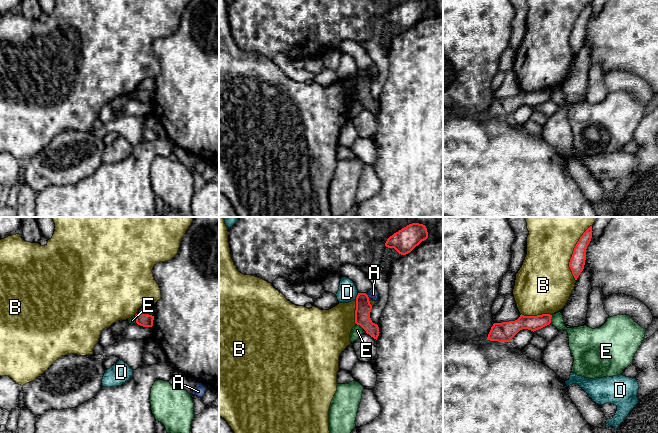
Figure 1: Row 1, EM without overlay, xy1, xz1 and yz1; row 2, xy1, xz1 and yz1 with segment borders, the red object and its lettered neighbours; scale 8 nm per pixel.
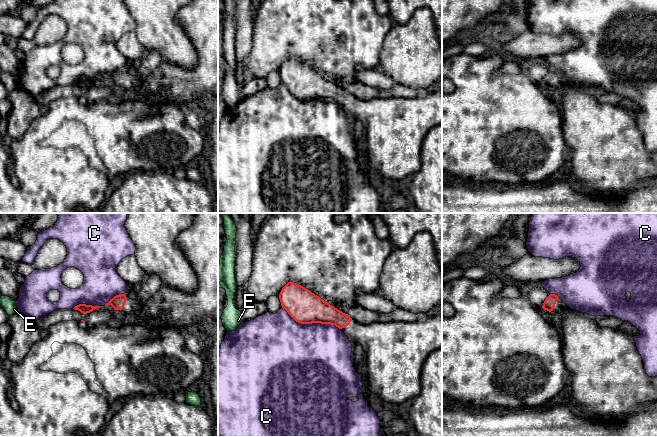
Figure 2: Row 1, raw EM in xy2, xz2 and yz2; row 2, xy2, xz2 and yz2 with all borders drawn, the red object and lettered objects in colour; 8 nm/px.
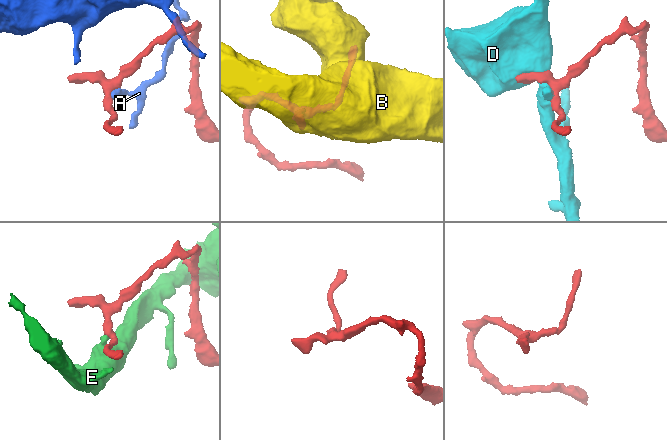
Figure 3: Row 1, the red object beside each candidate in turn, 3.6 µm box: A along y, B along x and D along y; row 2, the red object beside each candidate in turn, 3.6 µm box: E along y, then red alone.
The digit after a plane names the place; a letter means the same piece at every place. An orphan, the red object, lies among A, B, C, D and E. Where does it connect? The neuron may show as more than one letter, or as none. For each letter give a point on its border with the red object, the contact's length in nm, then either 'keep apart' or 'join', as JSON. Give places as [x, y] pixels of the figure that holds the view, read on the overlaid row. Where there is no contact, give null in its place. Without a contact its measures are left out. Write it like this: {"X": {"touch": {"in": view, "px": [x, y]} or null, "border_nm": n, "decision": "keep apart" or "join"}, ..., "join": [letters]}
{"A": {"touch": {"in": "xz1", "px": [367, 296]}, "border_nm": 40, "decision": "keep apart"}, "B": {"touch": {"in": "yz1", "px": [573, 253]}, "border_nm": 460, "decision": "keep apart"}, "C": {"touch": {"in": "xz2", "px": [311, 323]}, "border_nm": 500, "decision": "keep apart"}, "D": {"touch": {"in": "xz1", "px": [357, 296]}, "border_nm": 50, "decision": "keep apart"}, "E": {"touch": {"in": "yz1", "px": [550, 319]}, "border_nm": 70, "decision": "keep apart"}, "join": []}

